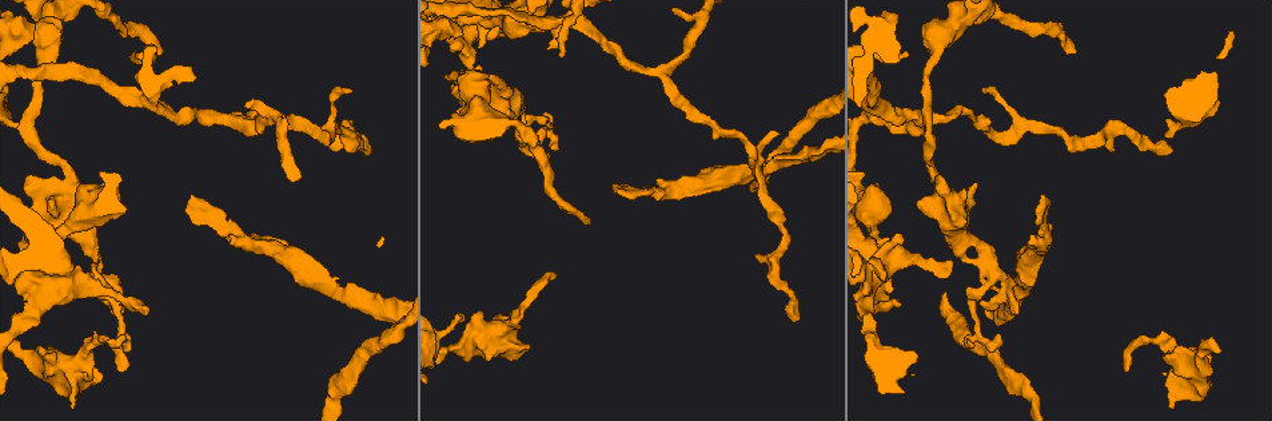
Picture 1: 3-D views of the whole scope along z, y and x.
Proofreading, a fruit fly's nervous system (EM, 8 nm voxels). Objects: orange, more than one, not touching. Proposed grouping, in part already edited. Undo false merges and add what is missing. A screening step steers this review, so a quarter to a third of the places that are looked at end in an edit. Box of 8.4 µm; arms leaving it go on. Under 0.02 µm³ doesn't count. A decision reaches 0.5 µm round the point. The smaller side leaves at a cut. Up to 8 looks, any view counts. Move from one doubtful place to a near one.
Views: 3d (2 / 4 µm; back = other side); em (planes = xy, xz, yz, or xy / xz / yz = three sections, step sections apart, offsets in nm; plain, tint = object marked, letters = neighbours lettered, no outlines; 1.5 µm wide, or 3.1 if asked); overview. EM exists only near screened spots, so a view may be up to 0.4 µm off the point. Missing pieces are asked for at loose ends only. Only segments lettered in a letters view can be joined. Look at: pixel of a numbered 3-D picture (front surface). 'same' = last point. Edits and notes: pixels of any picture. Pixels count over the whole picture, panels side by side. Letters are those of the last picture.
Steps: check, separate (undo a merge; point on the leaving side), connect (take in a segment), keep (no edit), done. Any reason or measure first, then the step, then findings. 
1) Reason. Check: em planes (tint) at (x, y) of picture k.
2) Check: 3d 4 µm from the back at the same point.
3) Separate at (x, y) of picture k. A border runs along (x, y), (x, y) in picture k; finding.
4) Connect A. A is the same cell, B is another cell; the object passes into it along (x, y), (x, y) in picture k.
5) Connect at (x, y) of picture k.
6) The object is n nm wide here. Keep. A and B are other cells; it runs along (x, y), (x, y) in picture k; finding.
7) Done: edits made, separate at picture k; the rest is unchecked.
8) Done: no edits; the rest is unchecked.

Thin end. Check: em planes (tint) at (984, 90) of picture 1.

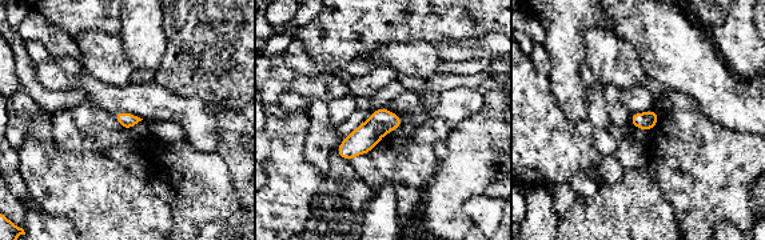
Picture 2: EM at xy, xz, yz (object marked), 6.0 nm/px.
What lies round it. Check: em planes (letters) at the same point.

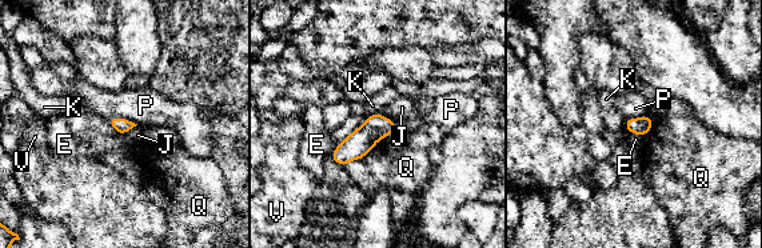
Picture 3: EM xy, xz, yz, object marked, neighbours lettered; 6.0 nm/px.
Keep. E, J, K, P, Q and V are other cells; a border runs along (107, 119), (126, 118), (138, 124) in picture 3; no lettered segment goes on from it.

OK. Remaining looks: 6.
An open end. Check: 3d 4 µm at (134, 54) of picture 1.

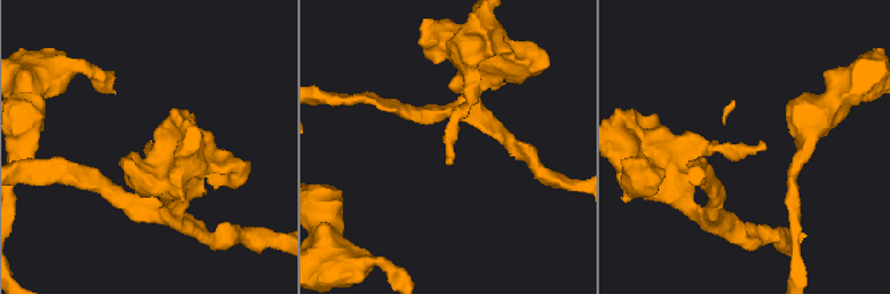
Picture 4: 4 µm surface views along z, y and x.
Shape alone is not enough. Check: em planes (letters) at (766, 146) of picture 4.

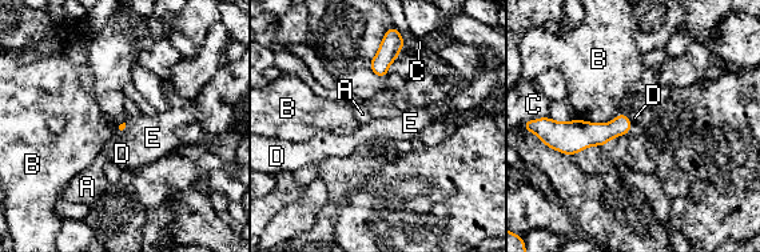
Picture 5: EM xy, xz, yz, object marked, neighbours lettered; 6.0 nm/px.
Keep. A, B, C, D and E are other cells; none of them fits.

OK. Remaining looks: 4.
Stops while still wide. Check: 3d 2 µm at (977, 183) of picture 1.

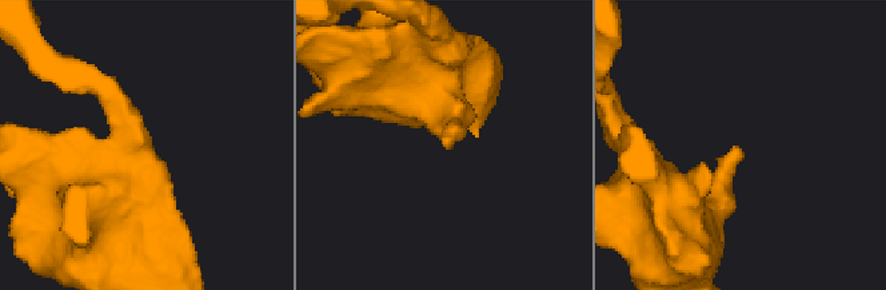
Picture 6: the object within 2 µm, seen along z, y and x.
Check: em xz step 8 (tint) at (447, 144) of picture 6.

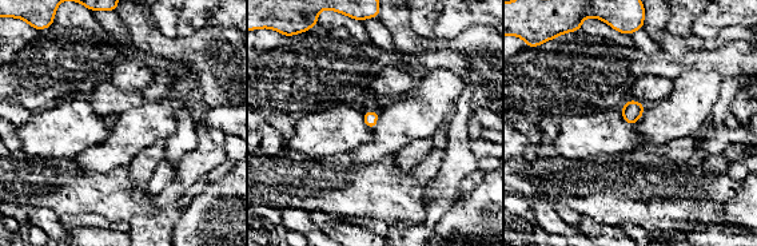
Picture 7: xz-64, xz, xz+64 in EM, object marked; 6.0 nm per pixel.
Check: em yz step 8 (letters) at the same point.

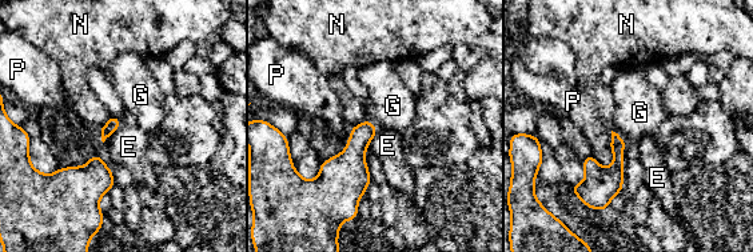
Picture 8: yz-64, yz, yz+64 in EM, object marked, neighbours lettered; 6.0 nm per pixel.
Keep. E, G, N and P are other cells; a border runs along (119, 116), (119, 127), (103, 142) in picture 8; no lettered segment goes on from it.

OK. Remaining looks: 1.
Done: no edits; the rest is unchecked.

